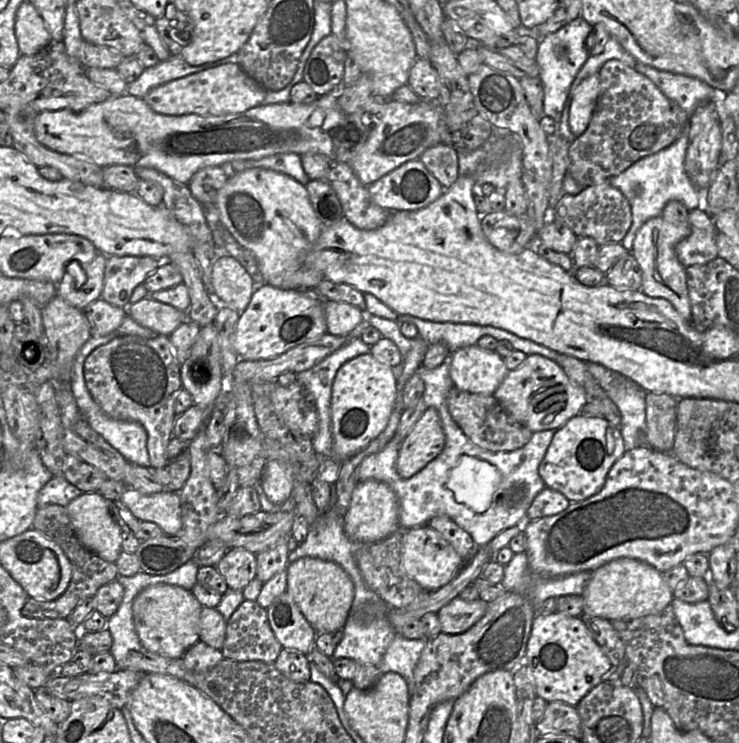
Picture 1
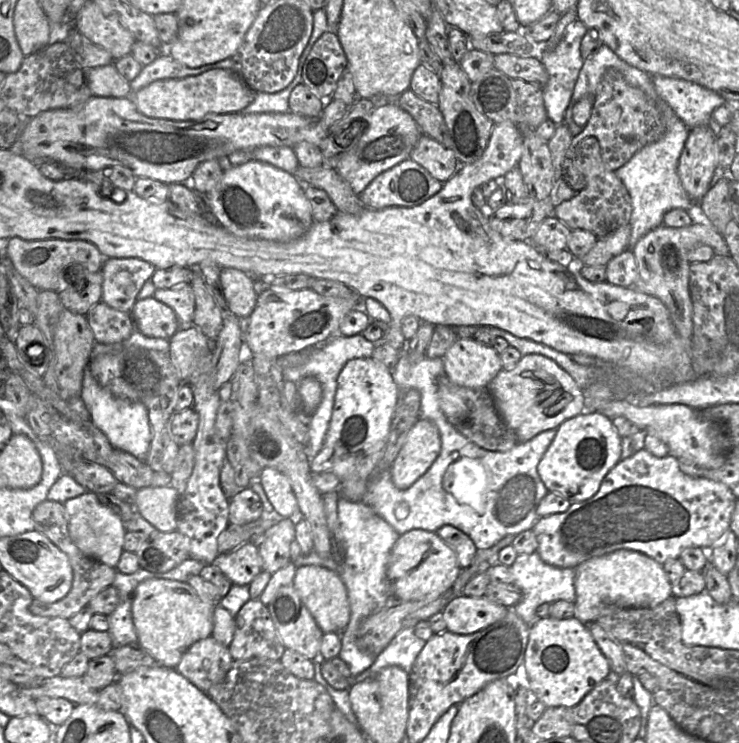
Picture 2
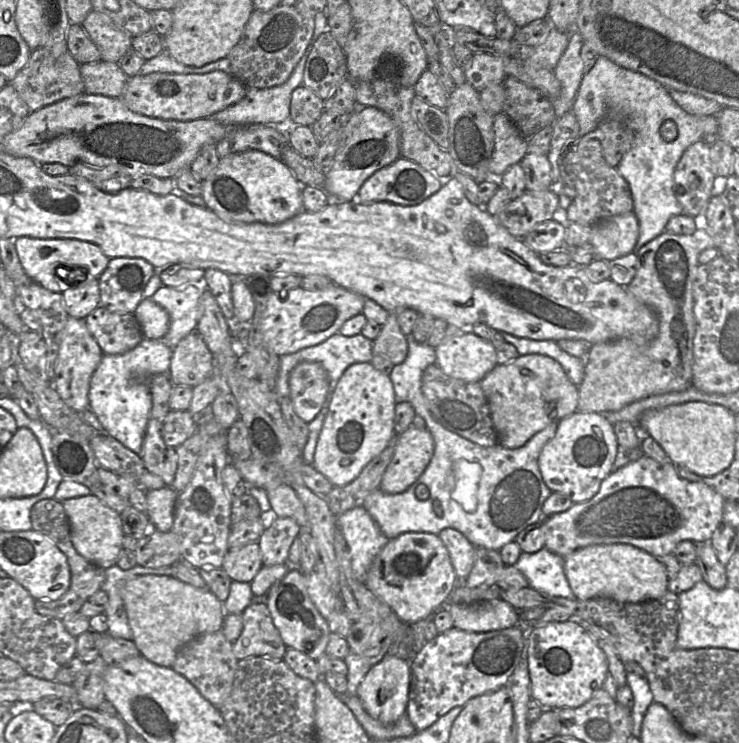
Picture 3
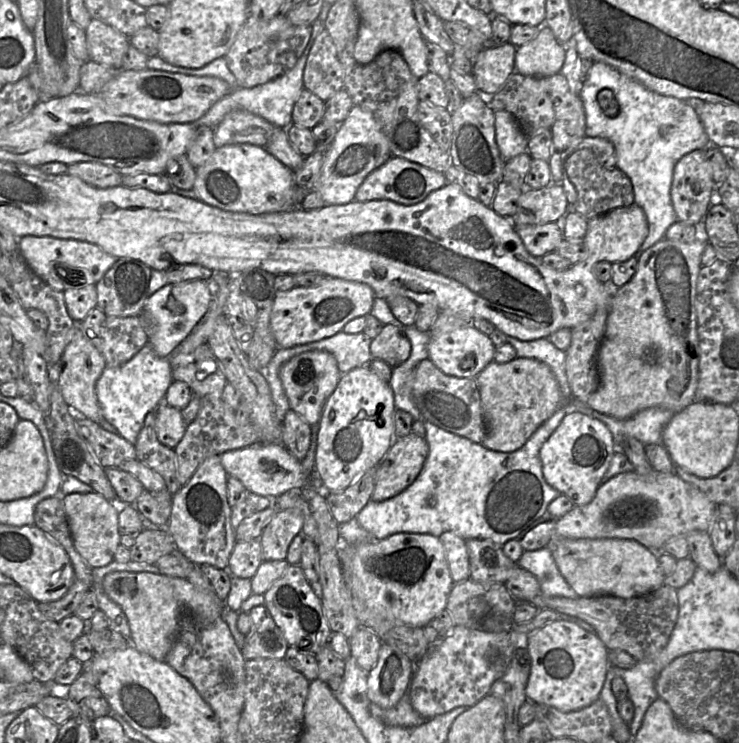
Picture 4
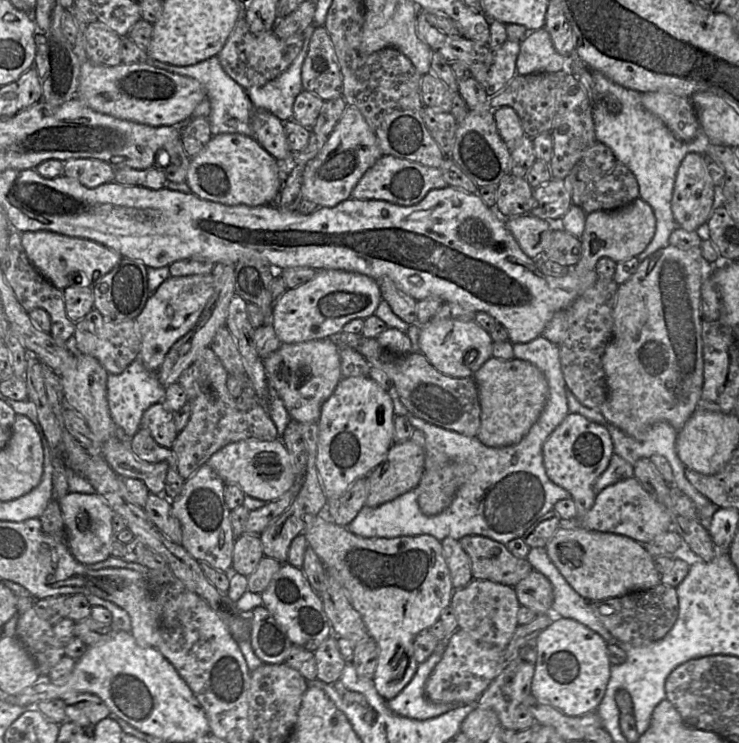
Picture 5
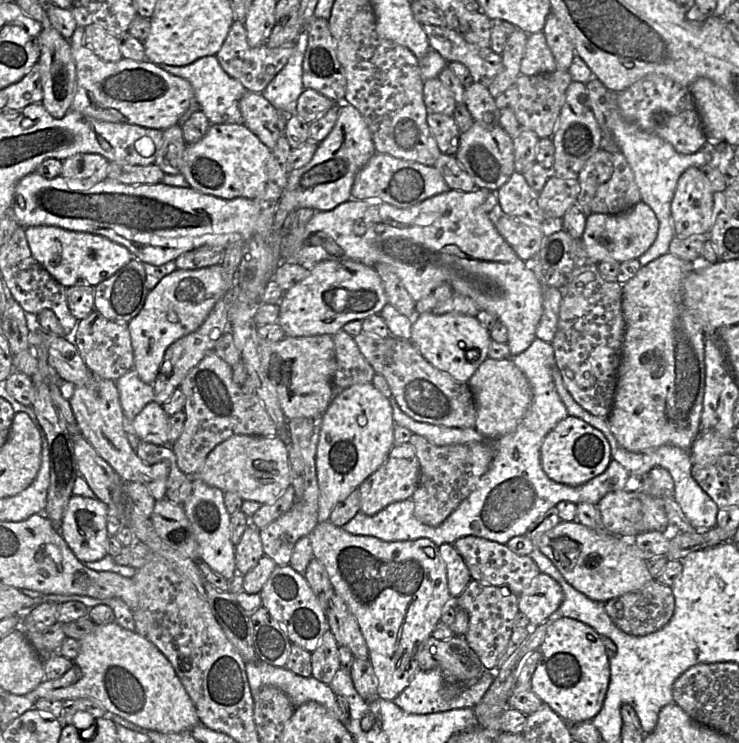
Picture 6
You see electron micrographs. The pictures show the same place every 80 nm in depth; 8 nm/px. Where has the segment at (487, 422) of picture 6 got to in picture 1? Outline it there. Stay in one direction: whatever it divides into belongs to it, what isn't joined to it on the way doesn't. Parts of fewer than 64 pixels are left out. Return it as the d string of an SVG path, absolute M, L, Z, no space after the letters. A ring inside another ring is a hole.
M529 354L515 369L509 370L493 396L508 415L532 432L557 430L581 412L587 401L585 391L573 383L553 360L540 354Z

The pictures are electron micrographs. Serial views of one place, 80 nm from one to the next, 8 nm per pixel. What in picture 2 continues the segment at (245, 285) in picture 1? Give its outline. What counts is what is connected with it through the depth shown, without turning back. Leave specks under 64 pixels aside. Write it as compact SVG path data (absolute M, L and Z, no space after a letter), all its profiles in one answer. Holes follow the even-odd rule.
M222 268L220 285L228 309L238 318L248 318L257 300L253 277L235 268Z

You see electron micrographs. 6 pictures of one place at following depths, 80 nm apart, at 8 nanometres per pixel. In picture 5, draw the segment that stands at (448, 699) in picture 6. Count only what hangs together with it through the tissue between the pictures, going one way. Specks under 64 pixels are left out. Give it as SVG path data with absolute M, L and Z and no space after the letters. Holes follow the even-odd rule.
M441 643L424 662L418 664L417 670L406 687L393 699L388 700L388 707L398 715L427 720L465 704L431 701L425 692L426 682L443 656L445 643Z

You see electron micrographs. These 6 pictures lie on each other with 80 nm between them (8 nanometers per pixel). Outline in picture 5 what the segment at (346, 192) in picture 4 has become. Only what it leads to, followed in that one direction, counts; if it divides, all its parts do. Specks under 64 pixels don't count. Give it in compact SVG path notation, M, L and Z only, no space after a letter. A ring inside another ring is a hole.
M348 105L321 151L306 164L302 198L329 208L350 199L361 177L382 155L377 137L364 116L356 107Z

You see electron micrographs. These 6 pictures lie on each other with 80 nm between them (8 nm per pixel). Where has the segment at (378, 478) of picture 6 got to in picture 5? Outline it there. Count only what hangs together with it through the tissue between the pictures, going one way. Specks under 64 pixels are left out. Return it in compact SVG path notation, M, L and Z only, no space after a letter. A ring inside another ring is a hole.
M411 439L394 442L383 462L374 468L368 477L369 491L366 505L376 507L416 488L424 472L425 450Z

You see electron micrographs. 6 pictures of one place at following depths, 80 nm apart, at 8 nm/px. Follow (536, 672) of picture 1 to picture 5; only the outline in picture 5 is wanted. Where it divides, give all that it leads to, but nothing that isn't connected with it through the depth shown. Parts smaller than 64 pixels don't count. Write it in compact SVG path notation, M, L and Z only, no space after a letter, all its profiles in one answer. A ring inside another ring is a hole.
M557 616L535 637L534 643L537 658L531 694L569 716L597 710L611 675L608 643L587 626Z

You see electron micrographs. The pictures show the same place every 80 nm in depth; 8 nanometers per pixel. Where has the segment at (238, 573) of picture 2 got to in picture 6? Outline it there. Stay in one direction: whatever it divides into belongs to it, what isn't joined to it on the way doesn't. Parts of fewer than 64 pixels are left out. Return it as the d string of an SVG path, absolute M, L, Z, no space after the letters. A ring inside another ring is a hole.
M249 523L235 546L235 565L242 576L252 570L264 555L259 529Z

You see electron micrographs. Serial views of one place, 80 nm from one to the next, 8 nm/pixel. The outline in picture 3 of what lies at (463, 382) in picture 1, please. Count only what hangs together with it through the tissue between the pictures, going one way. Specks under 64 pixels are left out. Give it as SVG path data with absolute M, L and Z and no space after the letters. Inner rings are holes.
M472 328L434 349L438 367L446 375L467 382L480 382L498 364L492 342L475 335Z

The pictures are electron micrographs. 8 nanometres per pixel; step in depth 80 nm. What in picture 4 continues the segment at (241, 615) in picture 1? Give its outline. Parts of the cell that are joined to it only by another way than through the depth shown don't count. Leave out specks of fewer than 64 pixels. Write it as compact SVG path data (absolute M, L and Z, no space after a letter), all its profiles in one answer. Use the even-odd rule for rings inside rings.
M265 605L248 612L251 627L245 635L241 653L246 660L257 658L283 659L289 644Z

